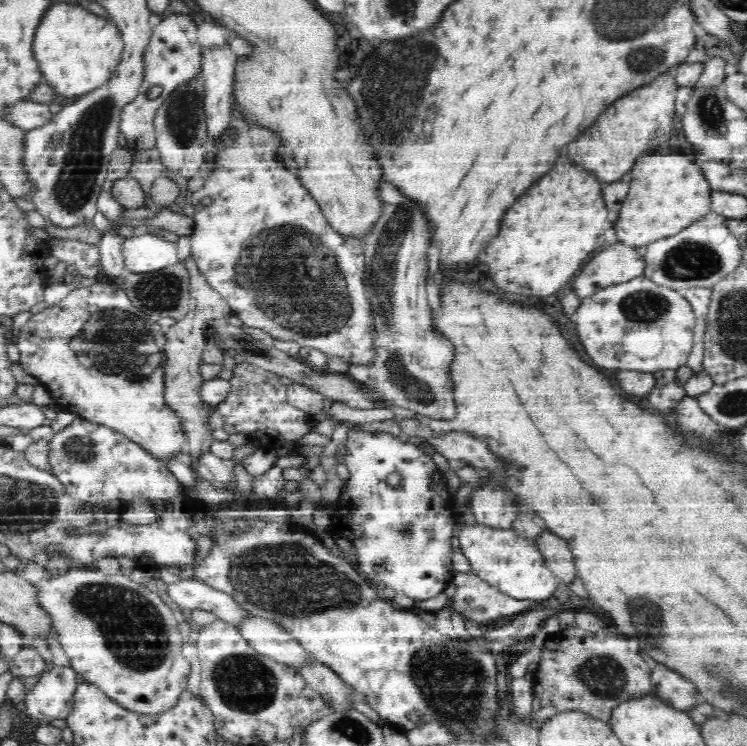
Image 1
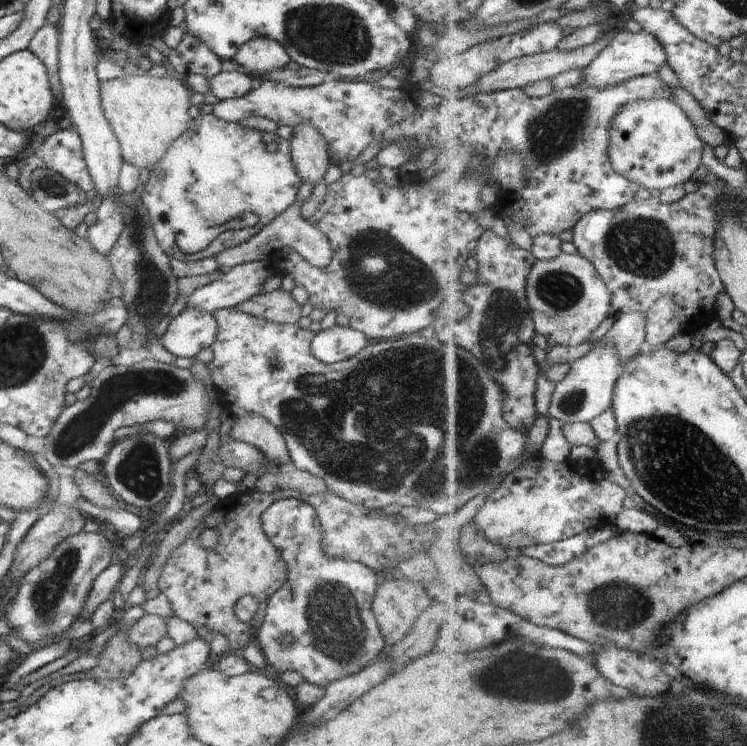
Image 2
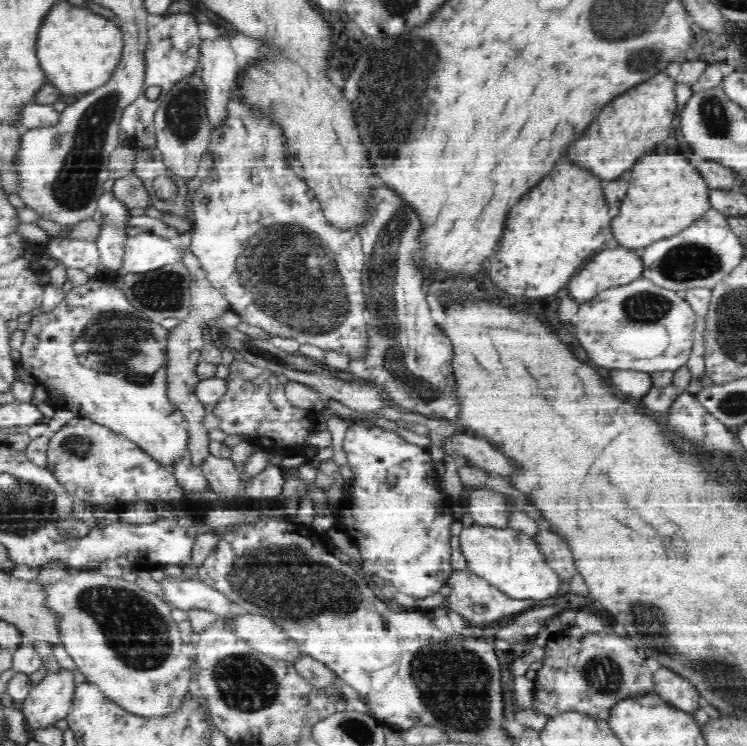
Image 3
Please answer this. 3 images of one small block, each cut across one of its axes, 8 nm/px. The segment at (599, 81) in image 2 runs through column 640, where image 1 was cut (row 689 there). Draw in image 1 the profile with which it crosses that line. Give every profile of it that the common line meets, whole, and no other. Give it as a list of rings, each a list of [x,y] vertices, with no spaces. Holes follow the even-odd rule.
[[[55,666],[46,670],[23,702],[29,720],[37,725],[48,724],[56,718],[66,719],[79,685],[76,678],[78,673],[71,666]]]

